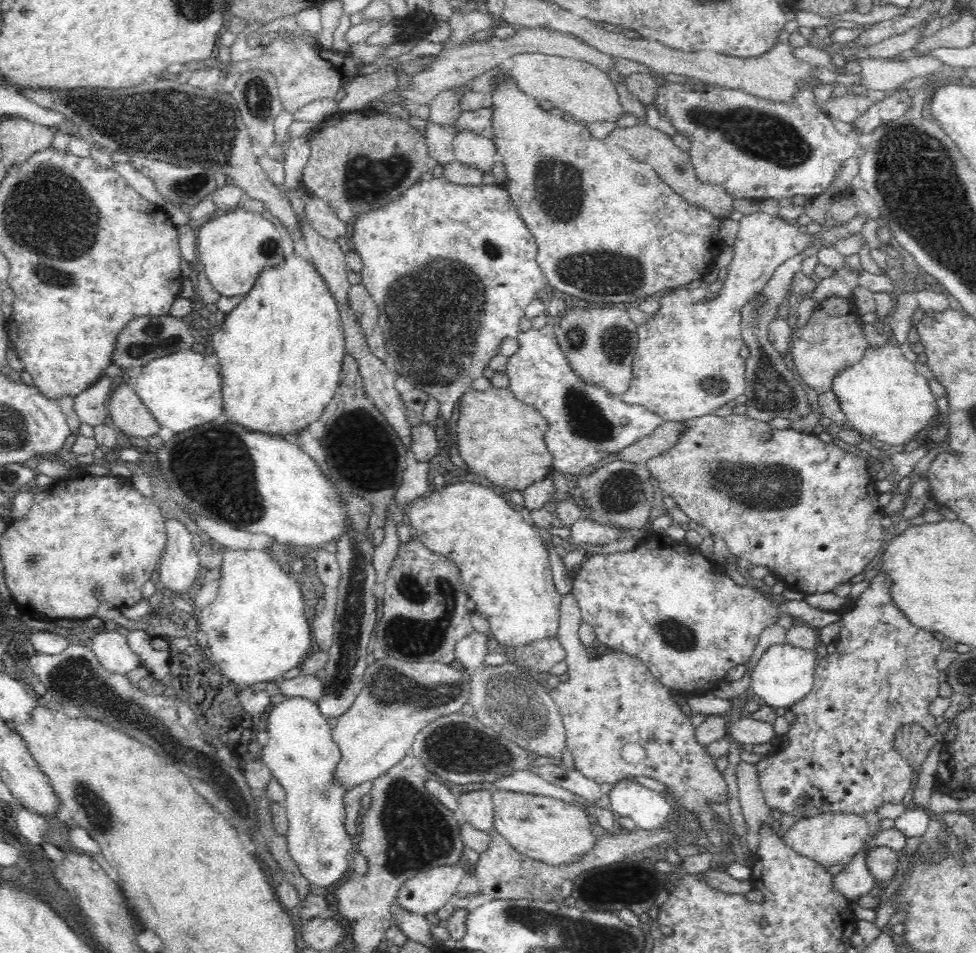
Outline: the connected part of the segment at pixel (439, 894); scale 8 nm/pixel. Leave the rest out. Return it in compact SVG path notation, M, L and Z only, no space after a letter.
M459 863L422 870L399 888L398 904L421 915L434 913L456 894L460 880L467 875Z

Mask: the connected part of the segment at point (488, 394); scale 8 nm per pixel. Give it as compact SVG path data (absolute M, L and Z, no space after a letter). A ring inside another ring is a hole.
M491 386L484 391L472 388L465 392L461 396L461 411L456 426L457 449L468 470L496 487L522 492L550 477L554 470L552 453L544 442L550 423L534 405L516 399L508 387Z

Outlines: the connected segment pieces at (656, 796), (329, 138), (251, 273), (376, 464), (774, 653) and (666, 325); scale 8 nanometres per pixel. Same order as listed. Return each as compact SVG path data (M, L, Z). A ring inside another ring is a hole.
M632 776L616 780L608 798L614 814L630 817L642 830L658 830L674 814L674 803L667 794L640 785Z
M382 112L346 113L338 120L330 120L327 124L316 129L309 140L311 154L303 170L300 184L307 194L313 194L320 200L326 201L338 218L350 224L358 214L374 212L384 208L402 196L410 186L414 186L422 174L433 170L437 162L429 155L425 136L420 136L417 129L398 117Z
M242 206L228 211L217 218L203 221L196 237L196 252L200 255L199 261L210 281L210 285L218 294L224 296L246 295L257 284L258 276L268 266L278 266L284 260L284 251L280 246L282 236L271 221L264 219L260 213L246 211Z
M346 354L341 374L340 402L334 410L334 415L327 420L326 432L319 440L326 454L332 456L336 468L356 472L356 474L342 474L340 478L352 484L351 492L356 492L356 496L371 503L373 516L365 534L373 538L374 530L385 524L385 513L390 506L388 502L395 498L402 484L403 472L410 465L410 453L386 417L374 406L372 399L366 396L358 361ZM332 450L336 454L332 454Z
M774 644L762 654L751 672L750 691L764 704L775 708L789 709L794 702L804 698L813 687L813 678L818 663L816 650L796 648L791 644Z
M760 211L744 215L739 220L733 243L734 258L727 266L728 276L717 294L714 295L711 287L703 285L694 289L667 290L657 295L657 312L652 316L644 315L641 319L644 324L636 326L638 346L632 362L632 380L630 388L620 396L622 402L639 404L665 421L680 422L713 414L716 409L732 405L737 396L745 394L745 361L739 353L744 344L740 308L762 292L780 264L814 244L816 237L810 233L800 233L798 228L792 221Z

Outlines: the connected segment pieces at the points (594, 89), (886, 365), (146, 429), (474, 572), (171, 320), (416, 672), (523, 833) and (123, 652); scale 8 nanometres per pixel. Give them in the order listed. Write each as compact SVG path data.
M522 53L506 60L509 72L518 88L528 96L548 100L562 108L580 123L616 122L625 112L616 93L616 85L606 72L598 67L565 56L548 56L540 53Z
M893 341L882 347L870 346L860 362L834 376L831 389L846 415L847 427L892 446L908 444L920 430L940 420L928 379L916 371L914 363L904 357Z
M128 378L111 392L107 409L114 424L127 436L148 438L158 432L158 422L128 383Z
M456 482L450 486L444 486L444 488L436 488L431 491L427 496L416 499L408 507L408 520L410 520L410 526L415 535L418 536L422 545L425 545L430 551L444 556L447 560L452 560L459 568L461 577L465 584L465 592L468 593L469 598L472 598L476 603L475 611L480 615L483 615L488 624L490 624L490 631L493 637L498 640L500 644L505 646L518 646L530 644L536 640L542 640L544 638L554 638L557 636L559 630L559 619L561 614L561 600L560 595L554 587L554 581L552 581L552 573L550 568L549 553L544 547L543 539L544 535L534 525L530 526L528 522L524 521L522 514L520 514L520 508L510 504L508 497L502 494L500 491L492 490L477 483L471 482Z
M172 315L139 316L128 322L116 338L116 344L112 350L112 364L123 367L125 370L133 367L139 369L162 356L190 350L192 342L194 340L190 334L190 326L180 318L174 318Z
M390 657L375 660L368 665L365 675L365 685L350 706L348 712L338 716L337 723L331 729L333 741L340 747L341 762L334 772L334 781L344 785L346 790L353 786L377 779L378 776L397 766L410 753L415 736L438 717L460 713L464 704L470 698L471 674L458 670L454 664L438 661L398 660Z
M497 790L492 793L495 830L518 852L550 866L578 862L597 842L592 835L593 819L573 804L526 792Z
M120 630L96 634L89 647L110 672L126 674L143 664L141 656L130 648L127 637Z

